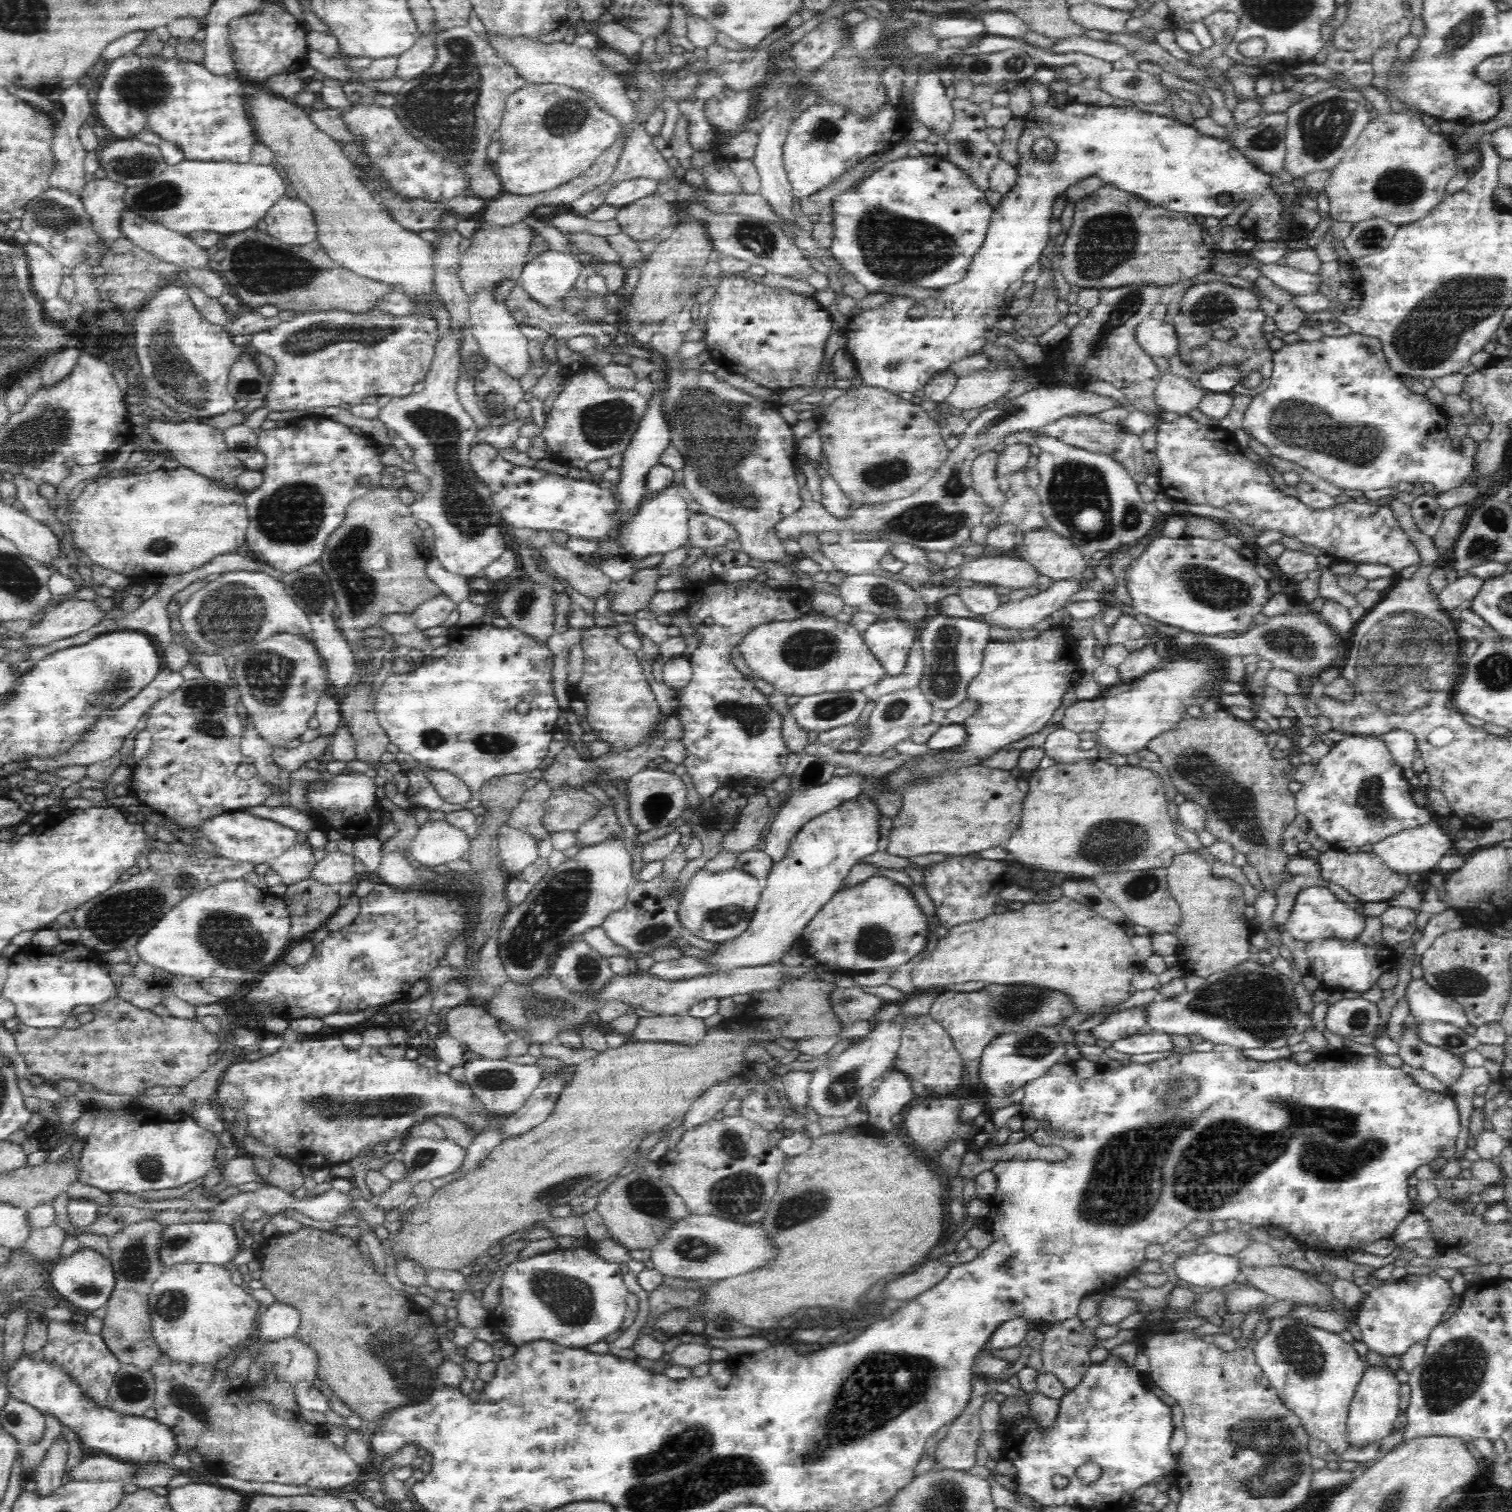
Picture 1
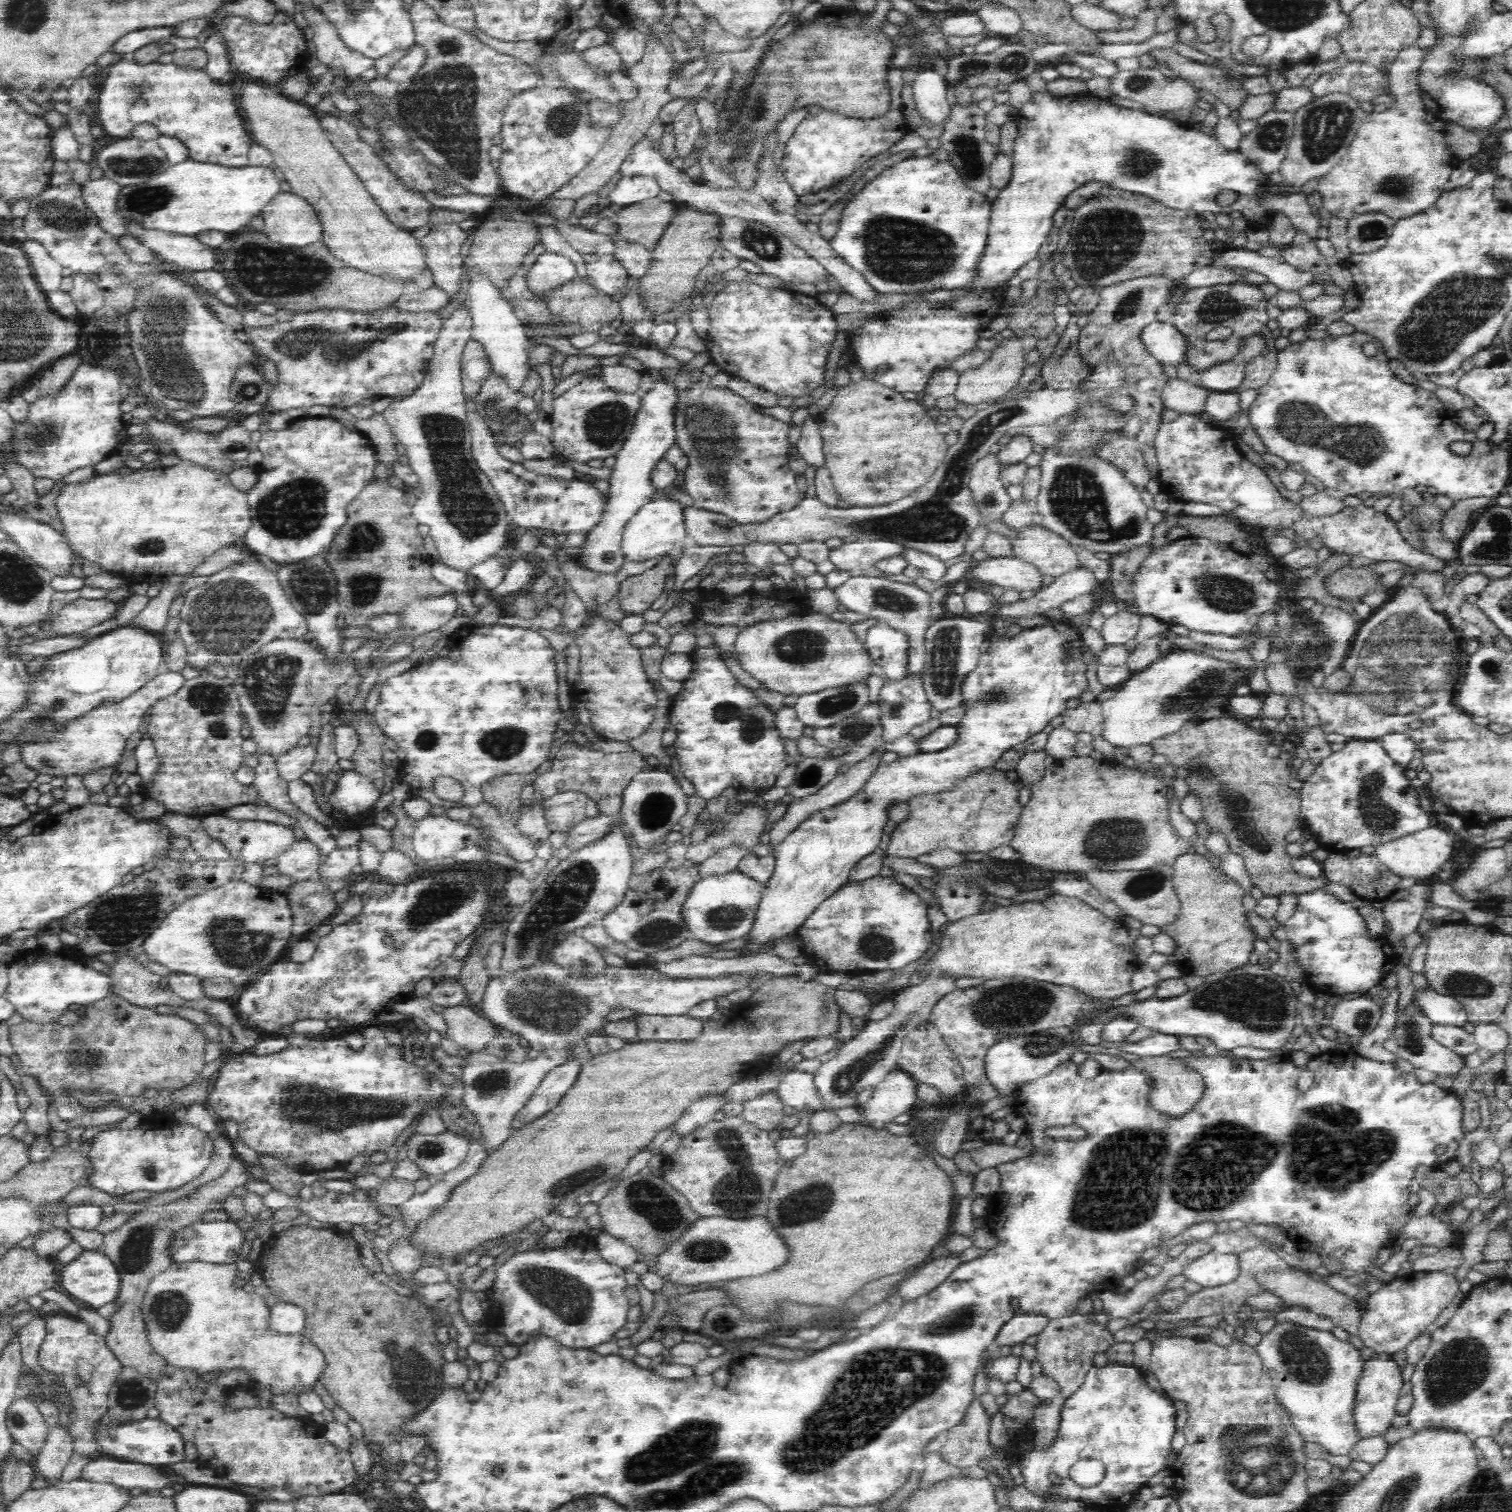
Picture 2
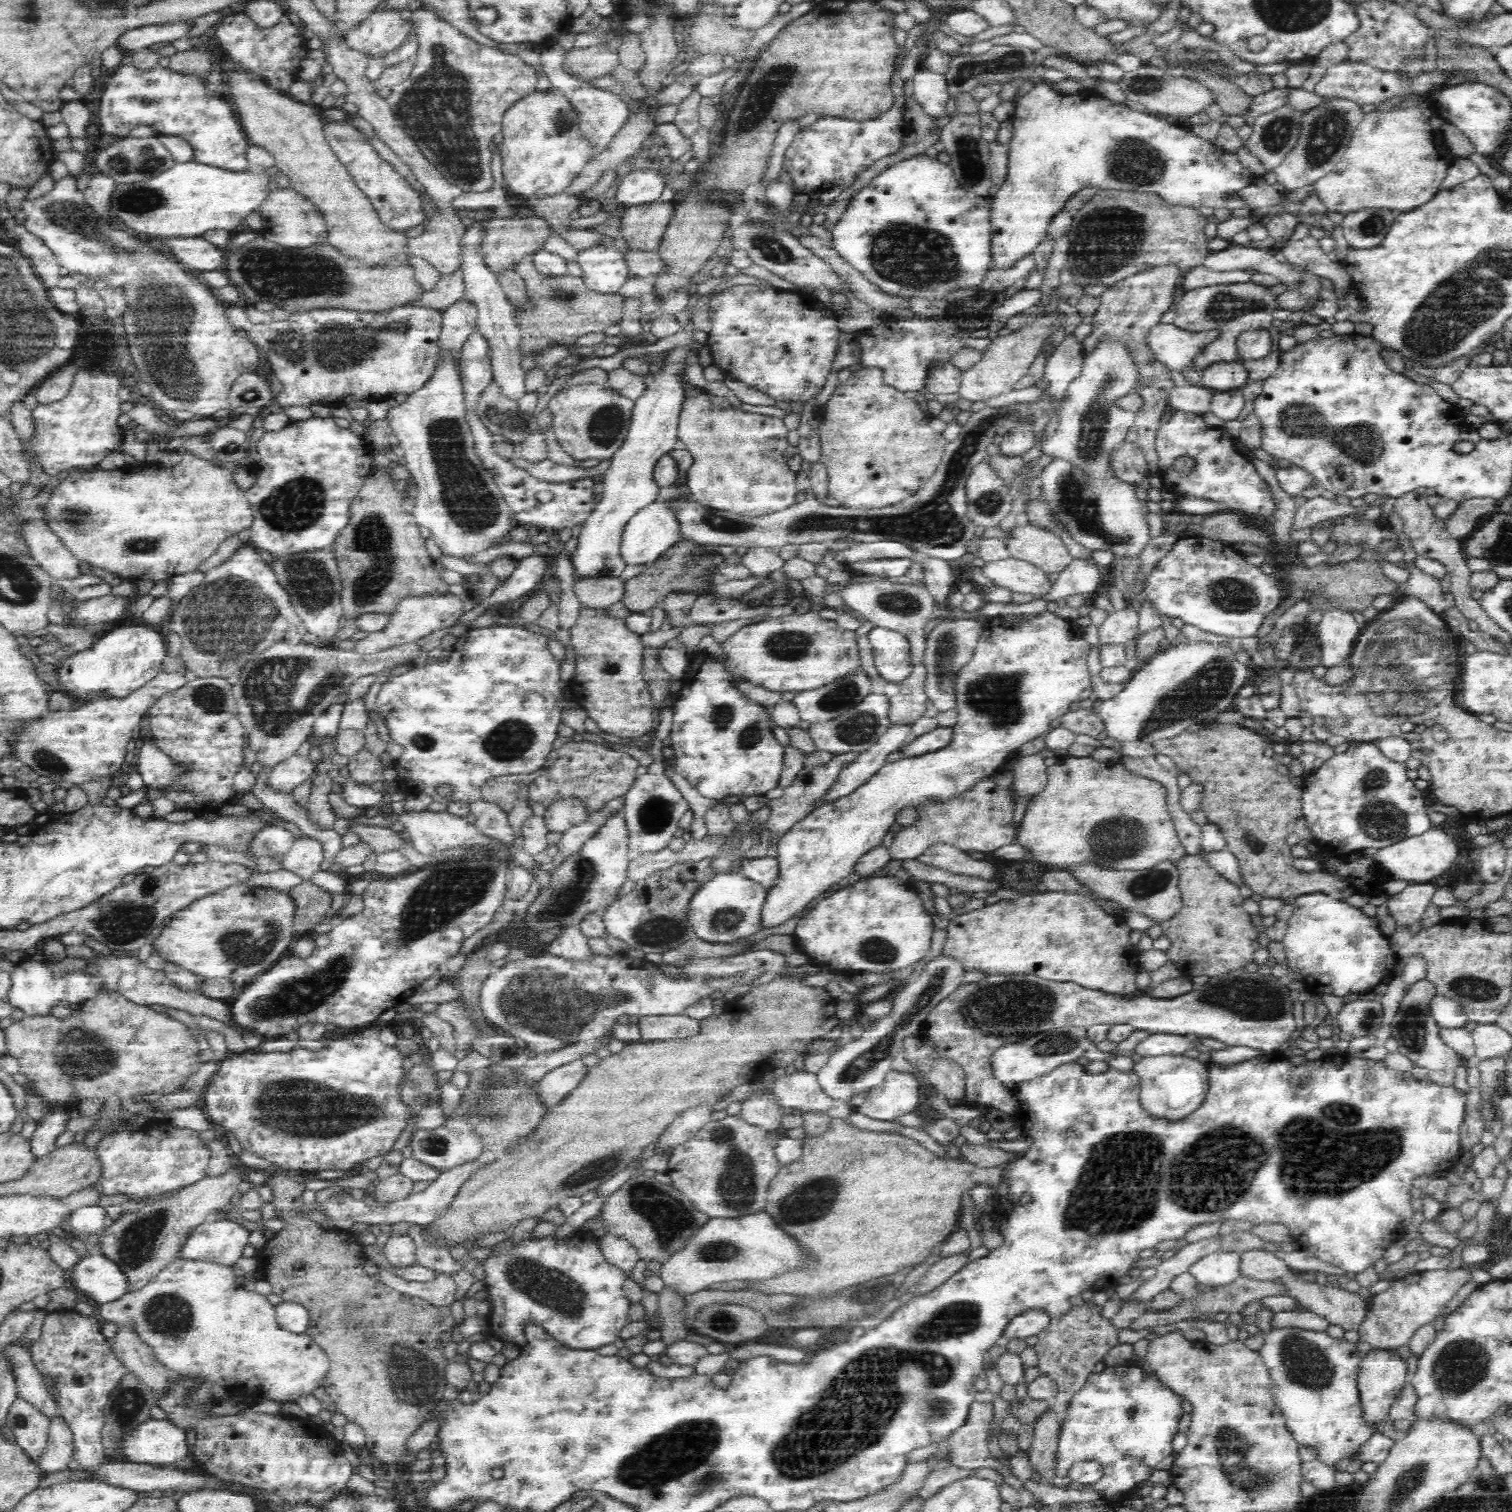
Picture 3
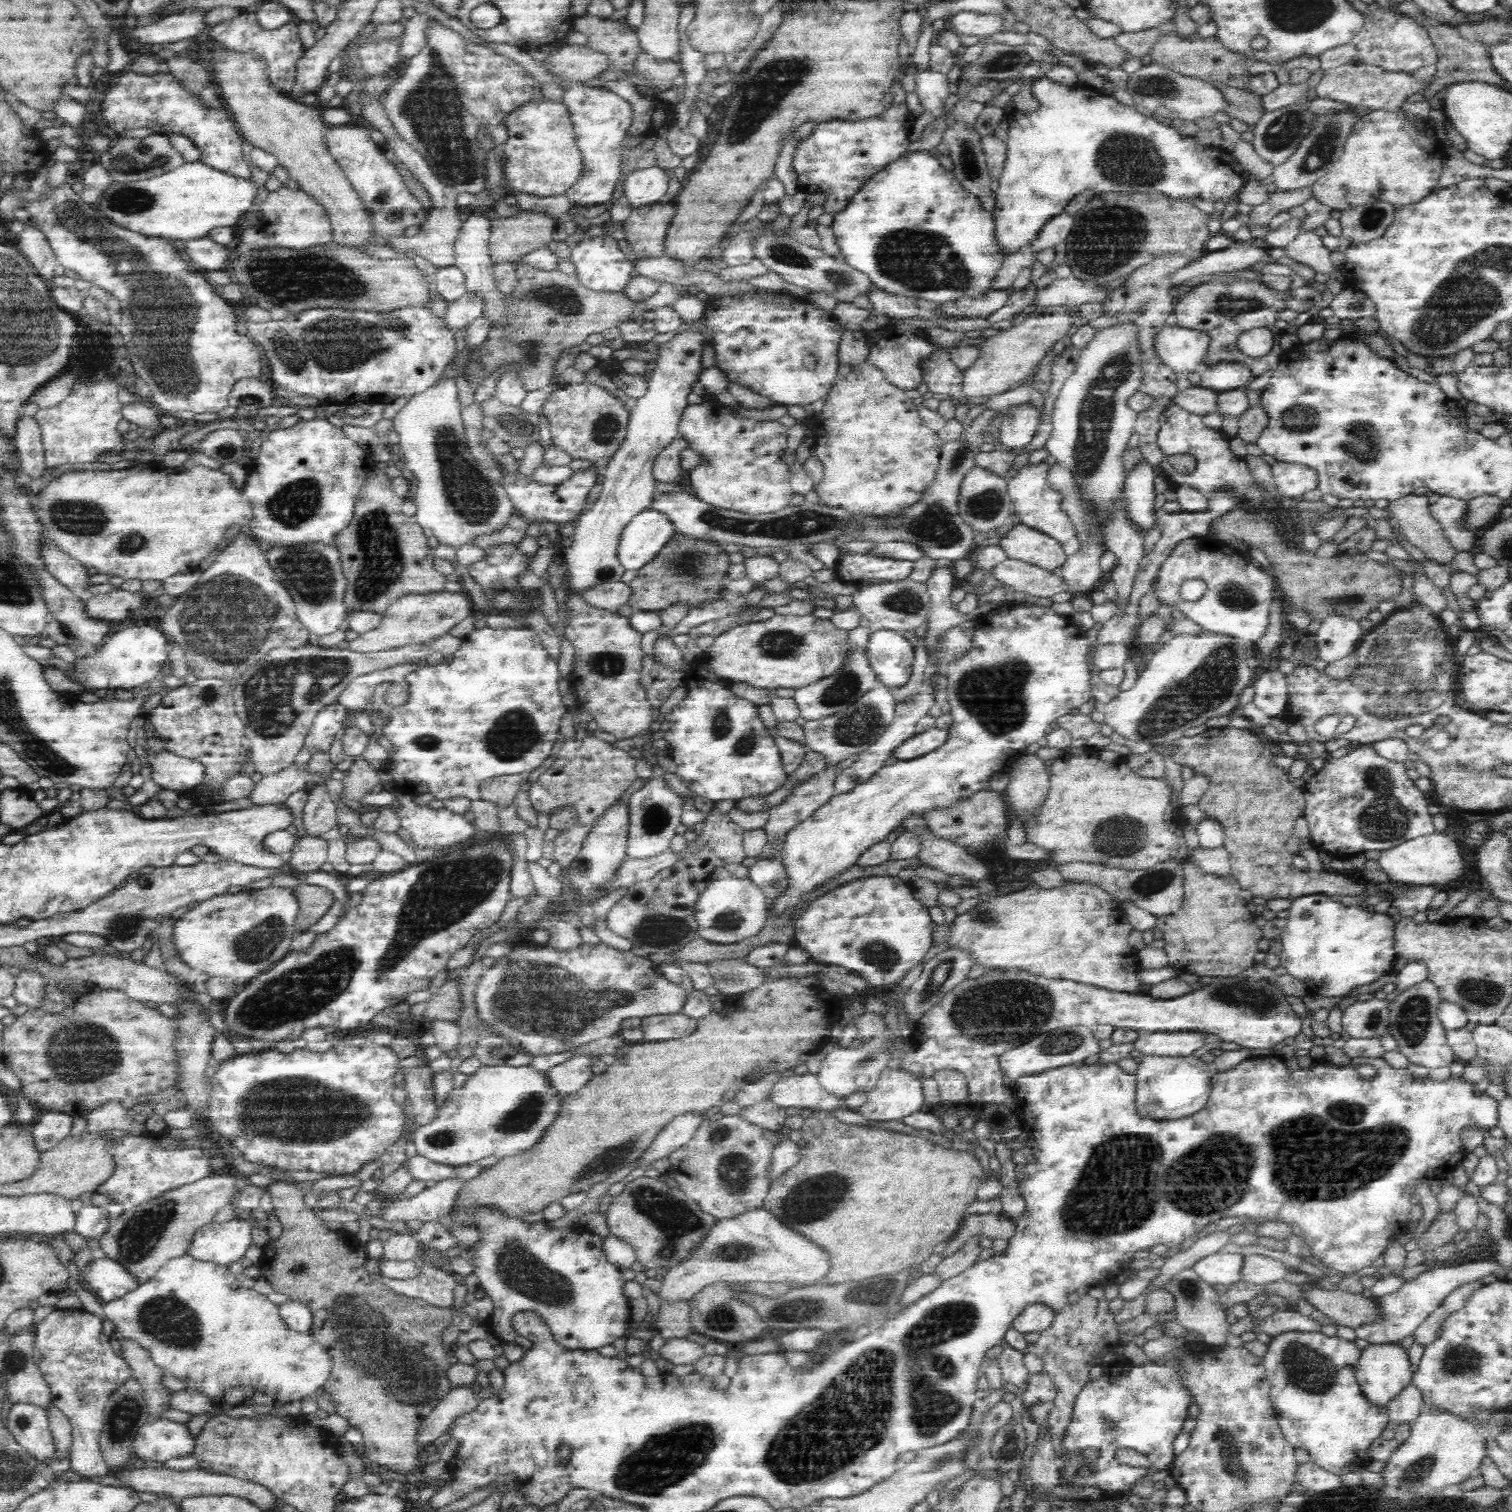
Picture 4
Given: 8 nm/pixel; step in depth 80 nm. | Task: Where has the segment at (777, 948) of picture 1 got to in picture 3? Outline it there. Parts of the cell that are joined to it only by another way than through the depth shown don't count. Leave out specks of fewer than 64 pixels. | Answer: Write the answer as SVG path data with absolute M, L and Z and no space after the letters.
M1049 609L1032 614L1021 622L1007 621L1000 616L986 619L979 637L972 662L960 670L956 682L956 710L959 716L953 727L951 744L937 752L903 756L897 762L884 764L864 786L836 802L810 811L806 818L780 837L775 848L779 864L777 879L767 890L760 913L760 929L778 928L784 922L800 916L810 908L812 902L832 890L842 878L852 874L857 860L872 848L882 845L884 836L896 823L896 814L902 807L916 808L926 801L948 800L985 776L997 774L1004 768L1006 758L1012 752L1022 749L1022 746L1038 737L1046 736L1051 730L1052 721L1060 719L1092 695L1091 676L1086 665L1091 645L1084 639L1081 627L1054 615Z

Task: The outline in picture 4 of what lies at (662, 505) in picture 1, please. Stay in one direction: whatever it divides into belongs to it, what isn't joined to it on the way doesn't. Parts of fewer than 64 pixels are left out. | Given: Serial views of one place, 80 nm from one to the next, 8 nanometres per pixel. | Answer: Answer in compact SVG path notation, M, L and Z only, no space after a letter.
M648 507L639 512L621 534L618 556L624 570L637 572L652 562L676 533L672 519L661 510Z

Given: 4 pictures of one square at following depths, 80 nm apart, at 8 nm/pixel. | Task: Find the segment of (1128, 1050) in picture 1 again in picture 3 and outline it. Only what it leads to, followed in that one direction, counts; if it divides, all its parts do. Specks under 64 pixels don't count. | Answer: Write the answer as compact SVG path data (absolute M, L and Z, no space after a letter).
M1147 1034L1133 1049L1140 1056L1182 1055L1194 1048L1198 1039L1189 1039L1187 1036L1168 1034Z

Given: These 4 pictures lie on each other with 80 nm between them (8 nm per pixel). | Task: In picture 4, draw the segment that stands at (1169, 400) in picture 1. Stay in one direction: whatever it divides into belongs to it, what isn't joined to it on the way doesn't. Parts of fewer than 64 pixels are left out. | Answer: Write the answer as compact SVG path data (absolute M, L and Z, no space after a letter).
M1202 386L1189 387L1179 391L1172 397L1171 404L1188 412L1203 417L1205 414L1217 412L1217 393Z

